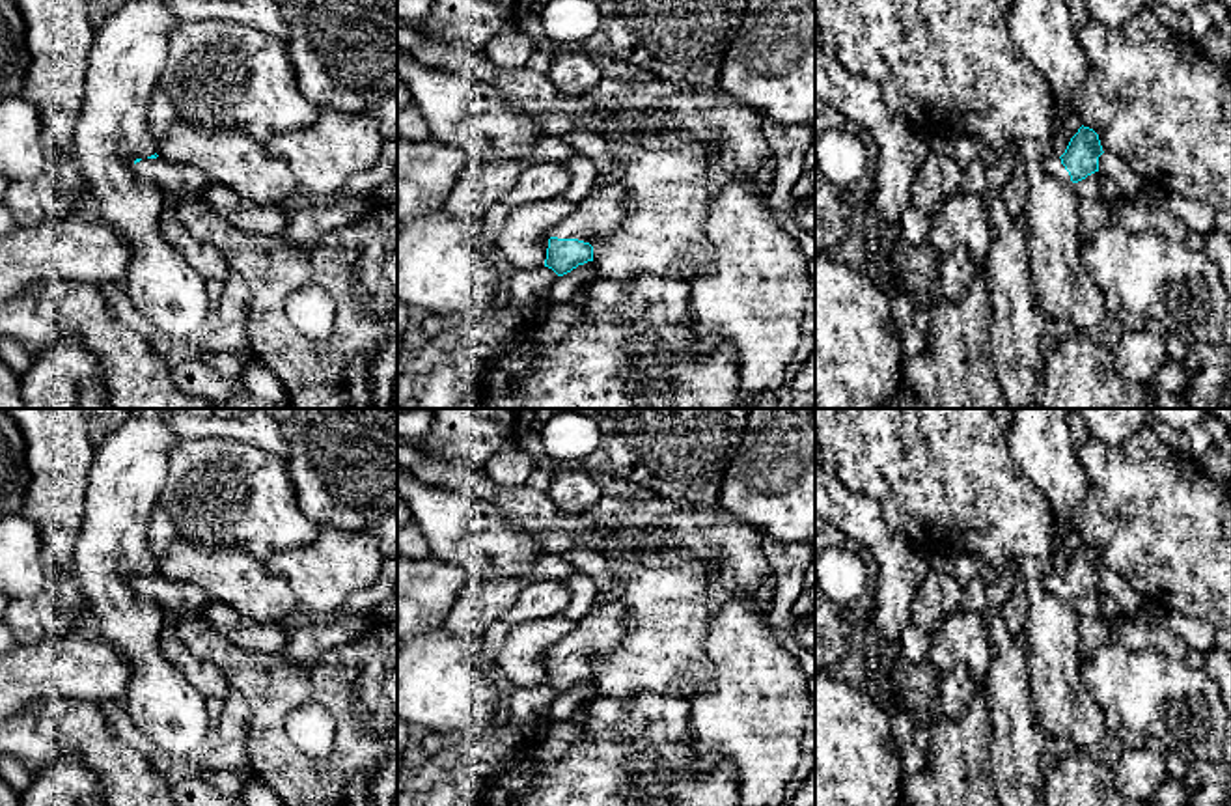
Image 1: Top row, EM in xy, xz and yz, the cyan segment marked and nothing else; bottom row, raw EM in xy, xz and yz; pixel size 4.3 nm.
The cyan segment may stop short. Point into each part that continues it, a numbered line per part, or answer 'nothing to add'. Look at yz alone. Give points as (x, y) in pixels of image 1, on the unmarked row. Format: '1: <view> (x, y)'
1: yz (1052, 583)

